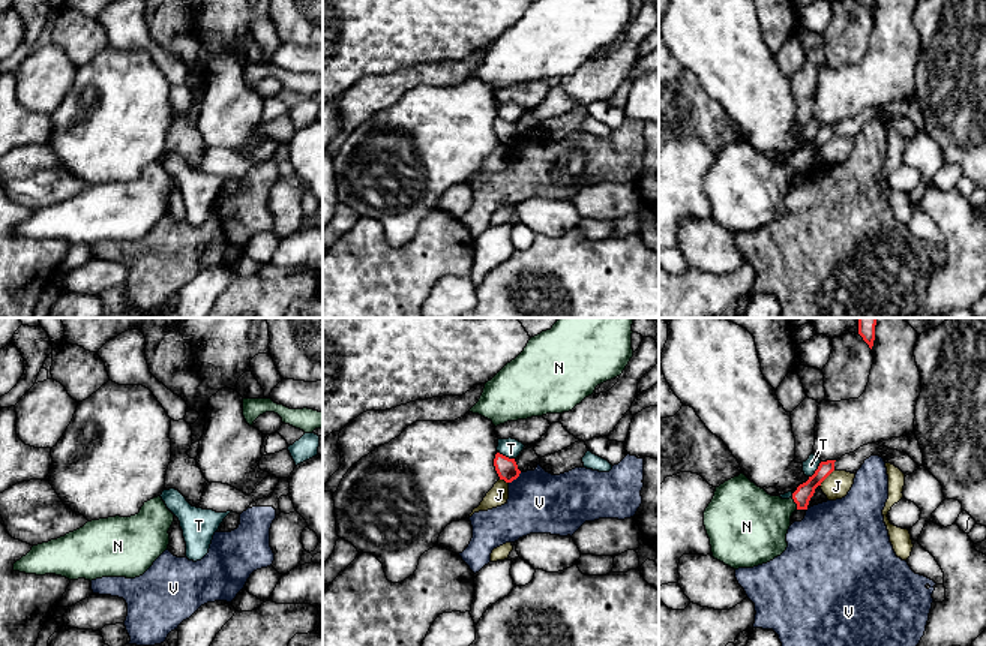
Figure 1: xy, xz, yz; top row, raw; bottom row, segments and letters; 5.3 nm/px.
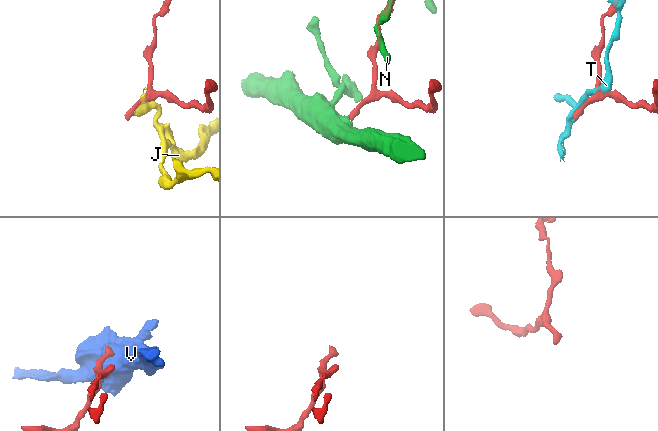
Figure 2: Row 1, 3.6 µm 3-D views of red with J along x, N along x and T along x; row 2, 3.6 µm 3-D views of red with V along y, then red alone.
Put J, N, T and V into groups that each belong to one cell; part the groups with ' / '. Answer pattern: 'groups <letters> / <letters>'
groups J / N / T / V

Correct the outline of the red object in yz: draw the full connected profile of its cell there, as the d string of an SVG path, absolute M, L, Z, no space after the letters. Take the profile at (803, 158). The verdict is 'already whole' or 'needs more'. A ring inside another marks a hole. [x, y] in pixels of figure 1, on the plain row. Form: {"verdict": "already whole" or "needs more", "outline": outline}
{"verdict": "needs more", "outline": "M821 126L789 163L768 159L744 138L716 151L704 175L711 220L734 234L753 232L780 220L788 211L792 177L807 174L815 153L834 135L834 126Z"}

